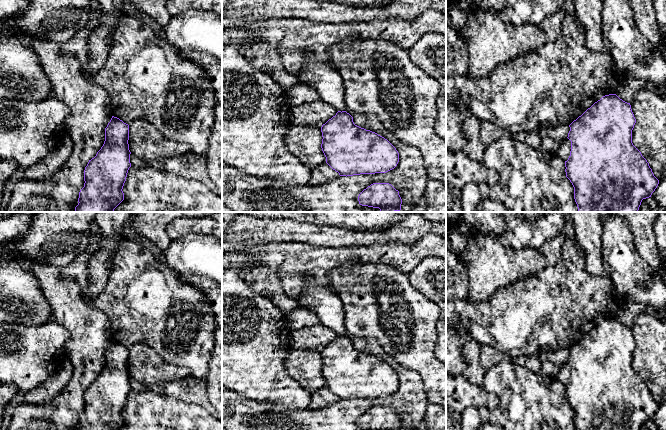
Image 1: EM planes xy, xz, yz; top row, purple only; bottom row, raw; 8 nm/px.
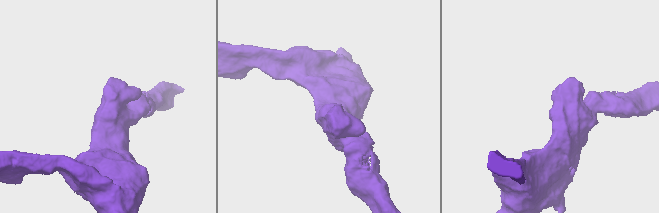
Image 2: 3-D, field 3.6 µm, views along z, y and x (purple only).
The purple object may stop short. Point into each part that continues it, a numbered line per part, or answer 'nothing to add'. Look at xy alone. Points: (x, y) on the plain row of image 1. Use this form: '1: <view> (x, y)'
nothing to add

